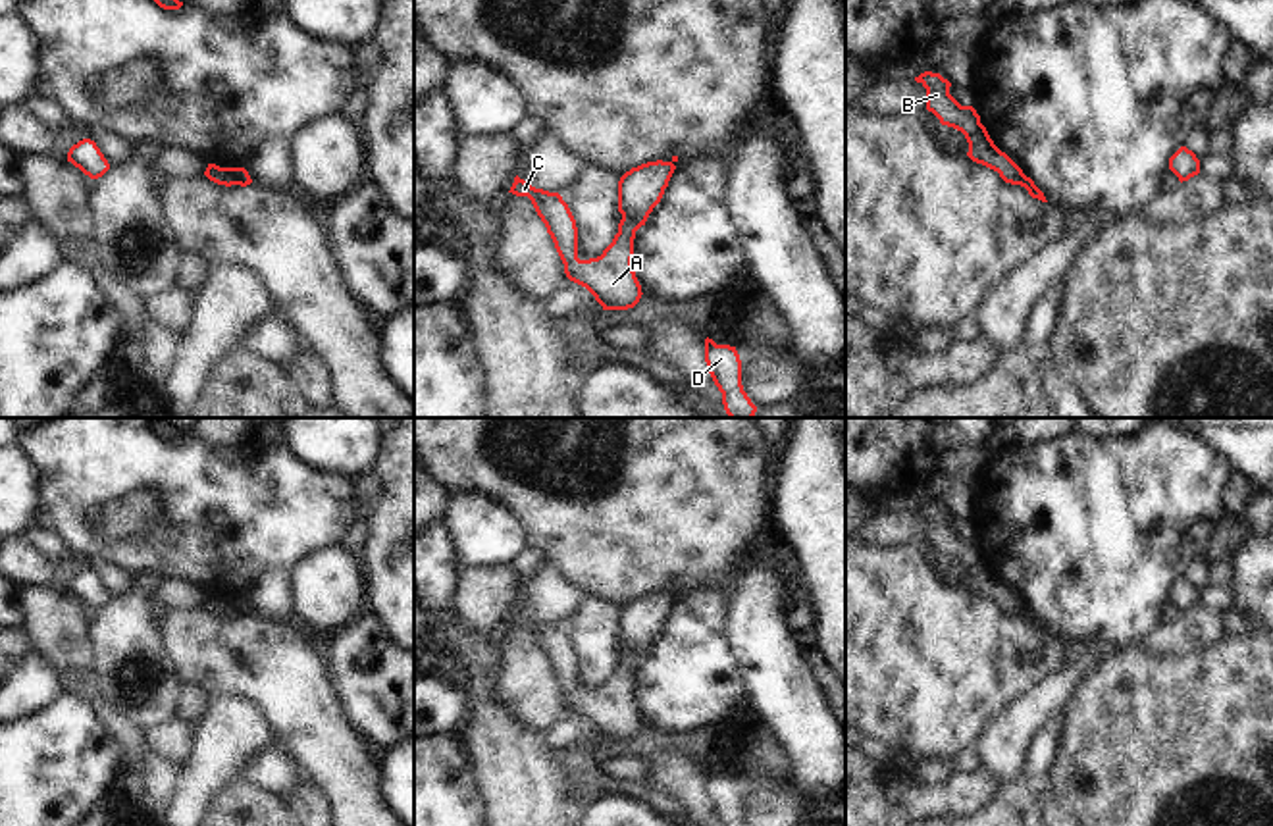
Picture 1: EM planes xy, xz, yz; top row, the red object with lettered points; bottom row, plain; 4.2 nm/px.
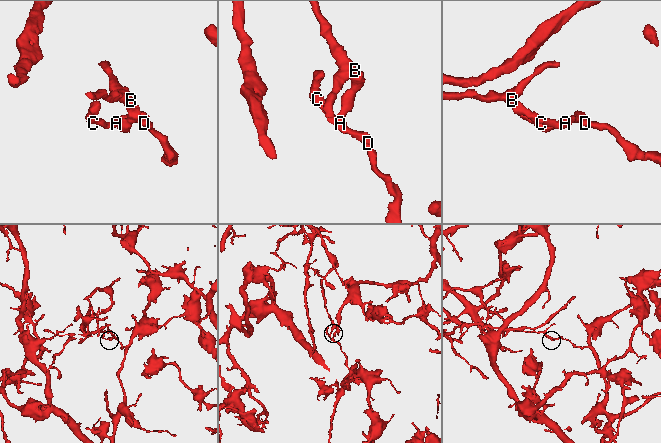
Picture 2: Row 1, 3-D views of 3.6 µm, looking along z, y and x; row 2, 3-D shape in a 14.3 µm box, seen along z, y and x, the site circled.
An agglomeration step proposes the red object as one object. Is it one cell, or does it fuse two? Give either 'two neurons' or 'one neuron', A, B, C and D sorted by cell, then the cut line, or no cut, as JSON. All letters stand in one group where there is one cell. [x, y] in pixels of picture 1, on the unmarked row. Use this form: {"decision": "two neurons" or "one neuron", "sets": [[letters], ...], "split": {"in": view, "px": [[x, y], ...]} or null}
{"decision": "two neurons", "sets": [["A", "C", "D"], ["B"]], "split": {"in": "xy", "px": [[230, 599], [239, 615]]}}

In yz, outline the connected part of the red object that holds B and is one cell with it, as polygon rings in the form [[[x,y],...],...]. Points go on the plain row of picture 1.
[[[924,503],[915,508],[926,520],[926,541],[932,543],[942,556],[961,562],[969,574],[967,587],[1000,605],[1005,614],[1021,616],[1023,601],[1001,583],[990,570],[980,547],[973,537],[961,537],[951,526],[951,514],[940,504]]]

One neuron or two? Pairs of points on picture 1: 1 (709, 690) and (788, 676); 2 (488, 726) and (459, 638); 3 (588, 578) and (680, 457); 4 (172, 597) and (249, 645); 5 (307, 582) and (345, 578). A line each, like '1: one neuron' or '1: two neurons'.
1: two neurons
2: one neuron
3: one neuron
4: two neurons
5: one neuron

